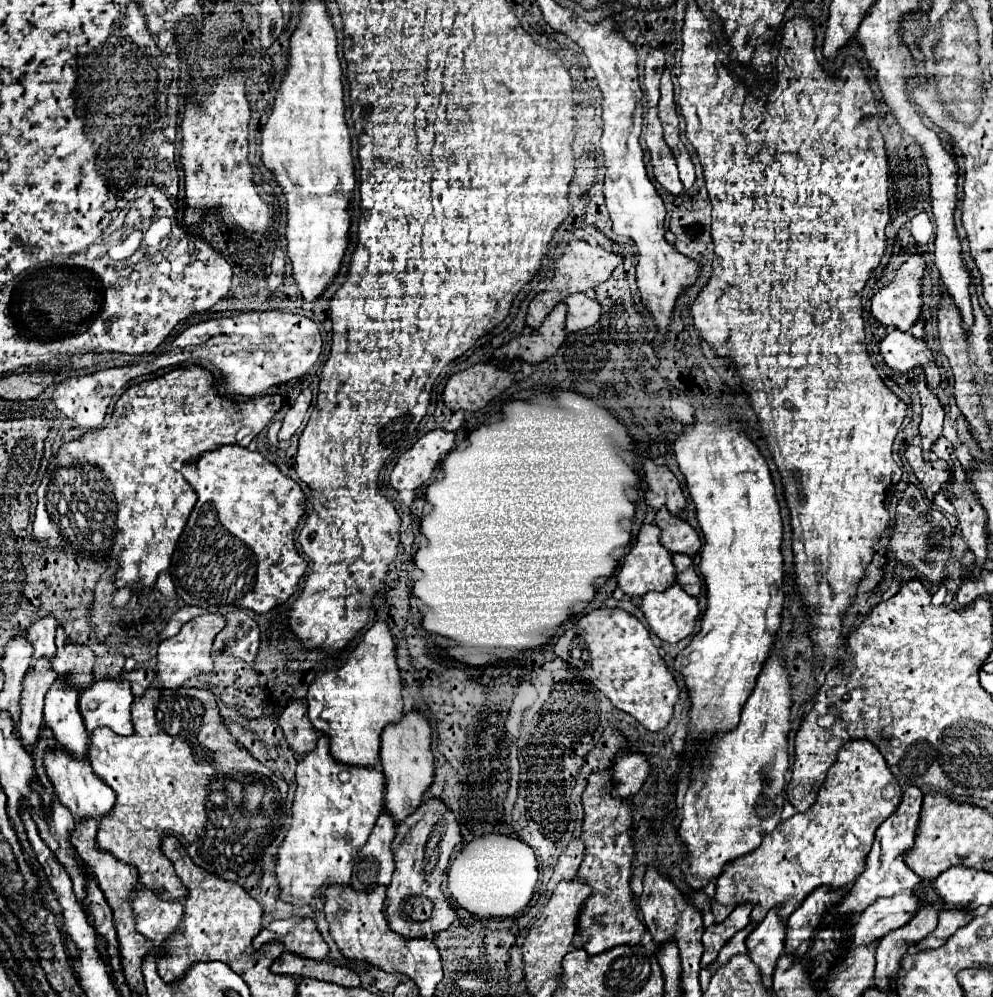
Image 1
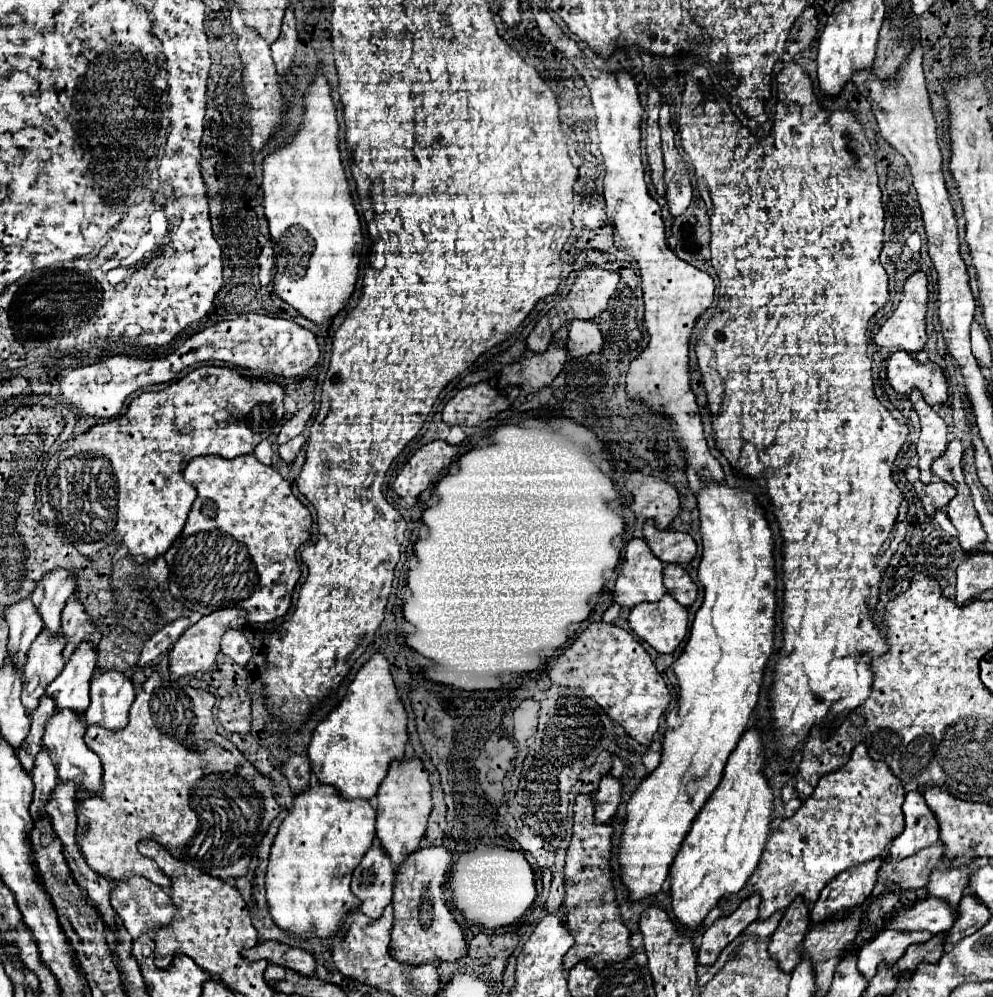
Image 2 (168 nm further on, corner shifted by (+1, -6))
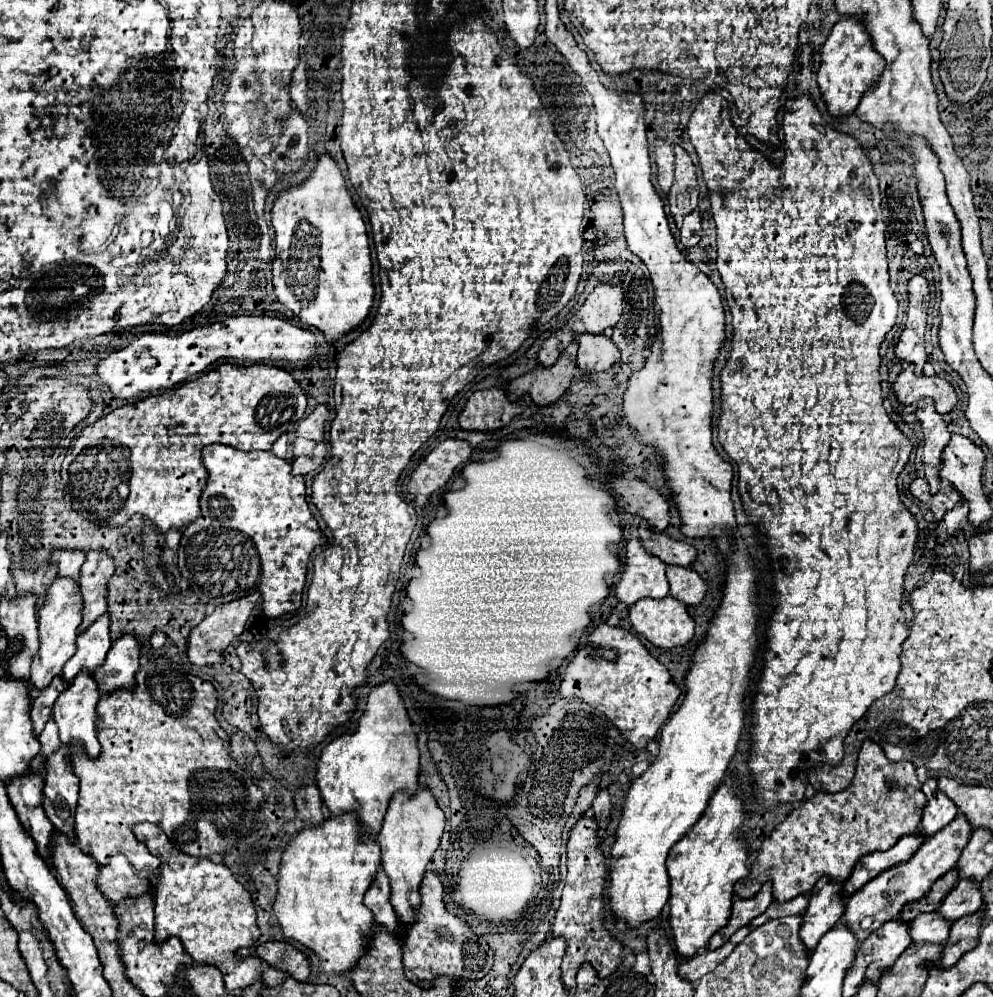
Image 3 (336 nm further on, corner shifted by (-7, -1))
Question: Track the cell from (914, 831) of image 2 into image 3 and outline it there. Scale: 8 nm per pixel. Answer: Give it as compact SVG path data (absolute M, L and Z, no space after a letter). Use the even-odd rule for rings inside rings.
M928 779L922 785L922 791L926 795L926 807L922 811L922 821L920 821L918 833L922 837L930 837L930 835L938 833L940 829L944 829L956 817L958 809L944 793L938 793L936 779Z

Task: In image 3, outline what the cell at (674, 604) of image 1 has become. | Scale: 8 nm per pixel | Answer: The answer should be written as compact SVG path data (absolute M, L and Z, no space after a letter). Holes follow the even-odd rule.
M674 597L640 599L630 607L630 623L650 643L664 649L686 645L694 635L694 619Z

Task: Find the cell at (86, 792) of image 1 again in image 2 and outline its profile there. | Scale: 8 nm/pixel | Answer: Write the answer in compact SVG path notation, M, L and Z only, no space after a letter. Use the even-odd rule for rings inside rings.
M56 710L50 722L46 724L44 732L44 746L50 752L50 758L56 766L58 778L62 782L72 780L76 786L84 786L90 792L98 792L102 786L102 762L94 752L84 744L84 732L86 732L86 720L78 718L78 714L70 714L70 710Z

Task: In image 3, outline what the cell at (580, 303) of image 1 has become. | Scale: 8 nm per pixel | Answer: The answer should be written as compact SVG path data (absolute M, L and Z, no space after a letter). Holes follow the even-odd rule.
M582 333L578 335L578 343L578 367L582 371L606 371L620 361L618 347L604 335Z

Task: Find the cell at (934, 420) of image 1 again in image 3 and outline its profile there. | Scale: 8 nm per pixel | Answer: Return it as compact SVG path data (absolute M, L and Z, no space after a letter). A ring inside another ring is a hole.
M922 397L916 403L916 417L922 423L924 433L924 447L922 447L922 461L926 465L926 479L930 483L930 493L938 493L940 489L940 475L938 469L942 465L942 453L950 441L948 423L942 415L934 409L934 401L930 397Z

